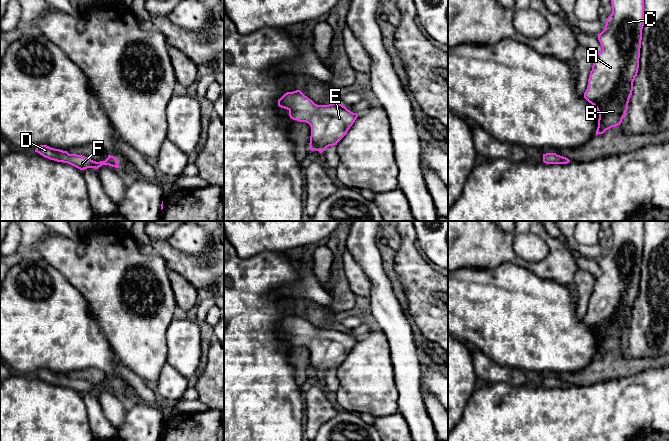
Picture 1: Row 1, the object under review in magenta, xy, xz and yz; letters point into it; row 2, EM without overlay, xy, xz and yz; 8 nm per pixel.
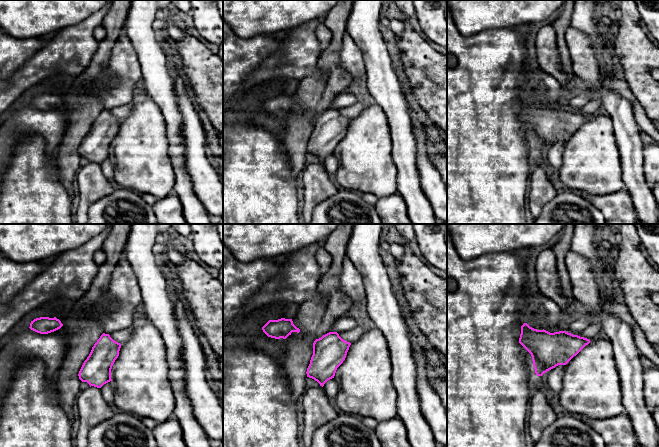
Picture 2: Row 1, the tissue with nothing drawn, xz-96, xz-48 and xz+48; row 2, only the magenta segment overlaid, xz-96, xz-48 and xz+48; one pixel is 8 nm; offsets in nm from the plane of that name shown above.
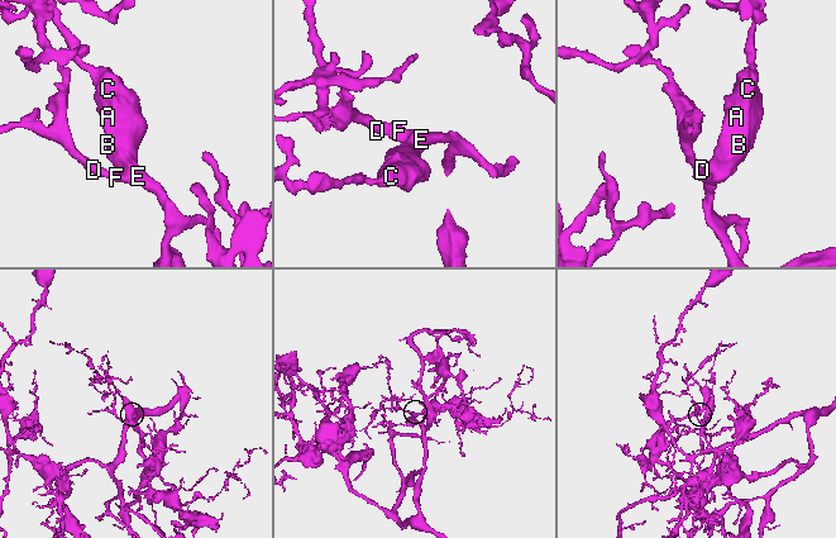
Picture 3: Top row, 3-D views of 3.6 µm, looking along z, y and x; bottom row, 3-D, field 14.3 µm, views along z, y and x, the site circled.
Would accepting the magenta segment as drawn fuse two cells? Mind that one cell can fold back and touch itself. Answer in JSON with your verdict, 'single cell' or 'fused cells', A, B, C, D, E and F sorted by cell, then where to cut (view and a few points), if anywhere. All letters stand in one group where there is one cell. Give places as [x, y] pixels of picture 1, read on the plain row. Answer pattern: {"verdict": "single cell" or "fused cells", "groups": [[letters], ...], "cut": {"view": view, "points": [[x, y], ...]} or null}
{"verdict": "single cell", "groups": [["A", "B", "C", "D", "E", "F"]], "cut": null}

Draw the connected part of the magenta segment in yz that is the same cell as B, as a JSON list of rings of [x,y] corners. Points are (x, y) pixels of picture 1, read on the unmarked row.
[[[612,221],[612,238],[607,242],[605,253],[598,258],[602,274],[594,281],[584,322],[594,329],[599,337],[596,359],[621,348],[628,333],[633,315],[633,306],[638,297],[642,253],[644,250],[644,221]]]

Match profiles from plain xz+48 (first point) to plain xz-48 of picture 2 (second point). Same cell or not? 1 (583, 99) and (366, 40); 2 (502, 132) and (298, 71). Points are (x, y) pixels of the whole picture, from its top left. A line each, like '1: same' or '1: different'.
1: different
2: different

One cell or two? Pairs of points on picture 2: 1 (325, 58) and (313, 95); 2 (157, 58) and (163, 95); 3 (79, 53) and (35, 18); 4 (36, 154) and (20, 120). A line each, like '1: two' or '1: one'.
1: one
2: one
3: two
4: two

